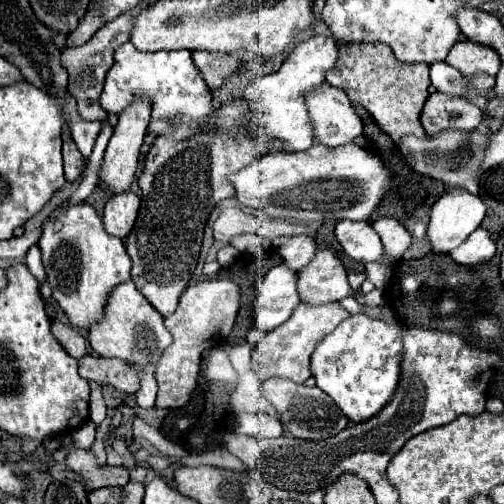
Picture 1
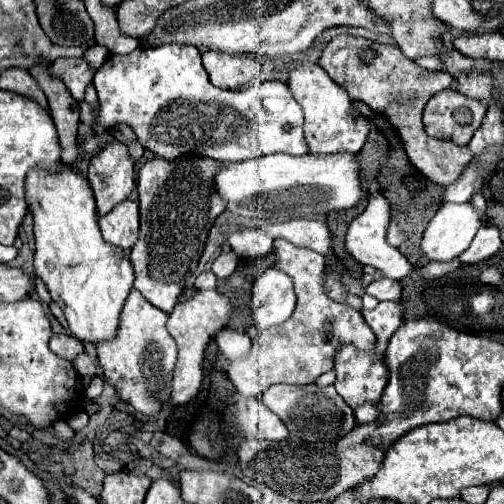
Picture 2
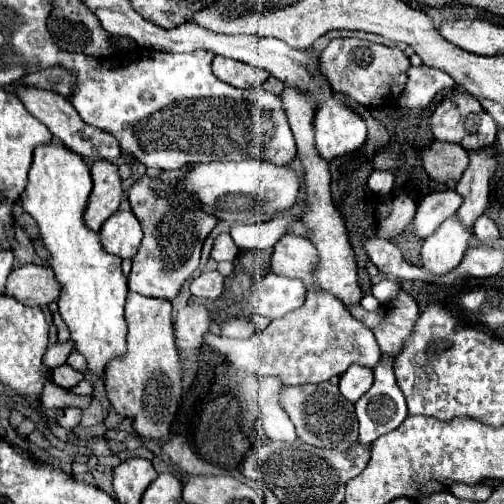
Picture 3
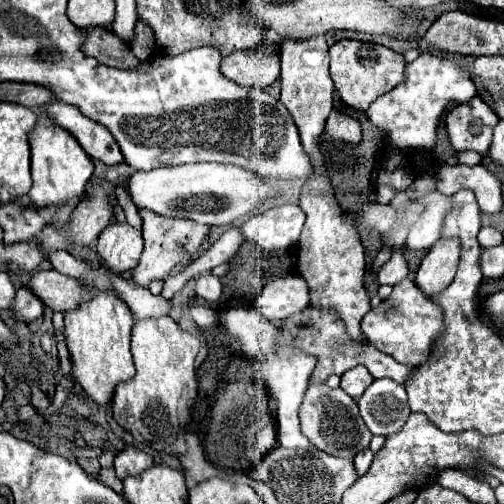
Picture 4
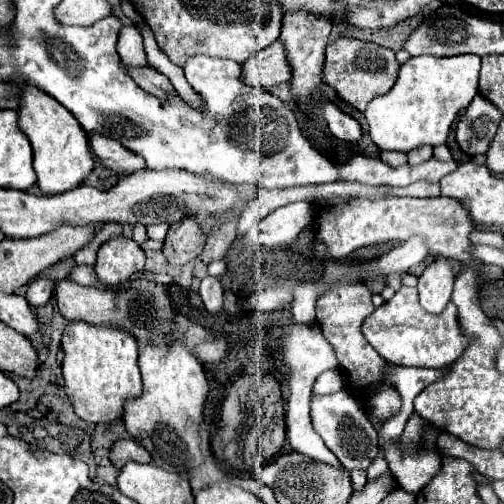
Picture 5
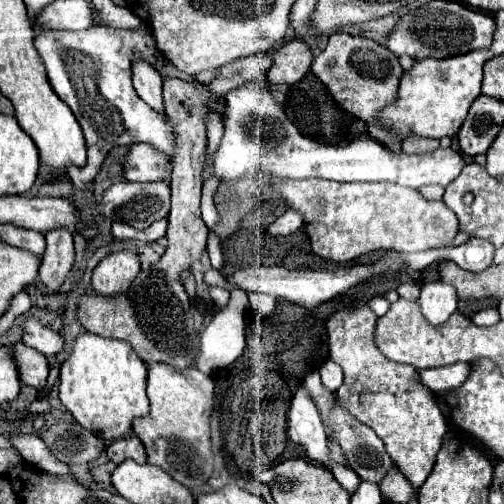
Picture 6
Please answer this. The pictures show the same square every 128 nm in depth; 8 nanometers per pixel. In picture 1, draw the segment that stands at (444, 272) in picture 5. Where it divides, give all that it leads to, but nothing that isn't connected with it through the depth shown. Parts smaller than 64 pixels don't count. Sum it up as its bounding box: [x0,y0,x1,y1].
[428,190,486,254]

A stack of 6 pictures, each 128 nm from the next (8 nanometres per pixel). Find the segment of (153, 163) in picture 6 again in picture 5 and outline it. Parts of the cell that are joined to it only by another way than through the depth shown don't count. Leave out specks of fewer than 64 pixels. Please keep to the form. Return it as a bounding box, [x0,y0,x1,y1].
[88,132,144,174]

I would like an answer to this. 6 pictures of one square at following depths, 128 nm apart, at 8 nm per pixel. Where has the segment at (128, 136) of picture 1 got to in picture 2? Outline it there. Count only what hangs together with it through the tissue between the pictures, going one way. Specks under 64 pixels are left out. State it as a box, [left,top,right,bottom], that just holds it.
[88,140,134,216]

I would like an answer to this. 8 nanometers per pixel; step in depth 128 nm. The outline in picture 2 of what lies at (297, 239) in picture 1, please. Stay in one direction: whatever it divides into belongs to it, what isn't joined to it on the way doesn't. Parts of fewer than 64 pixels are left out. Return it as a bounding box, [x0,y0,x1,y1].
[230,240,376,396]

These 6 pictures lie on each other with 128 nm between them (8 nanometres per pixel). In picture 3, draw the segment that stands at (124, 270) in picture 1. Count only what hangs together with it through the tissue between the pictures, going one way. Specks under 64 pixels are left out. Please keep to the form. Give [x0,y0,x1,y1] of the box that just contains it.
[20,142,128,374]

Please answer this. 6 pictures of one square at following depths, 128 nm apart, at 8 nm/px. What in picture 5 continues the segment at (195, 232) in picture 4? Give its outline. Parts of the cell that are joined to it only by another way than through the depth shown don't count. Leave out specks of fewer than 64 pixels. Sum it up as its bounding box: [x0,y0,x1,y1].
[146,224,168,242]

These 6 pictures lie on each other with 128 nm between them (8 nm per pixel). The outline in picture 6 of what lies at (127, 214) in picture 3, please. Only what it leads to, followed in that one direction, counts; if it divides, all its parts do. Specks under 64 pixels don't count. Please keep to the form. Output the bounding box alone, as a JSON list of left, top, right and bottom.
[92,250,140,296]

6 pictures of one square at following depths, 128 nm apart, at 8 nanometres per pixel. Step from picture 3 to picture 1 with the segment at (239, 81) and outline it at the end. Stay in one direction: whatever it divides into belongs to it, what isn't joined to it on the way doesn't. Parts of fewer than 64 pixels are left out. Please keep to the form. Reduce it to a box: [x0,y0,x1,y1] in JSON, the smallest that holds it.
[192,52,240,88]

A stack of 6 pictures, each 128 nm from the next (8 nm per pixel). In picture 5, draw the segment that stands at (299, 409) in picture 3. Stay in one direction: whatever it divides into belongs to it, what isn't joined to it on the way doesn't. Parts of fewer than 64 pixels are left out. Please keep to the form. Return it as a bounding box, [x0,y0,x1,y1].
[310,390,376,470]

